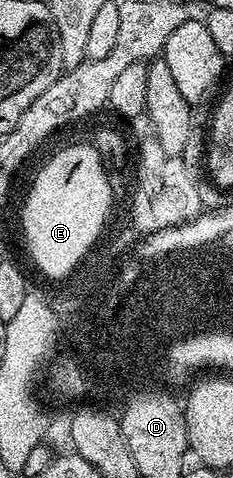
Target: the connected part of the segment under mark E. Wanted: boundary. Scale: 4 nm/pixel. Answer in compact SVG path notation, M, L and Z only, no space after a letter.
M90 142L75 143L72 147L63 147L39 172L27 191L27 200L23 203L21 214L21 234L27 242L27 251L36 263L38 272L48 271L61 278L69 271L71 264L79 255L83 254L87 244L95 238L99 224L103 220L103 210L106 210L108 192L102 171L100 171L101 157L97 149Z

